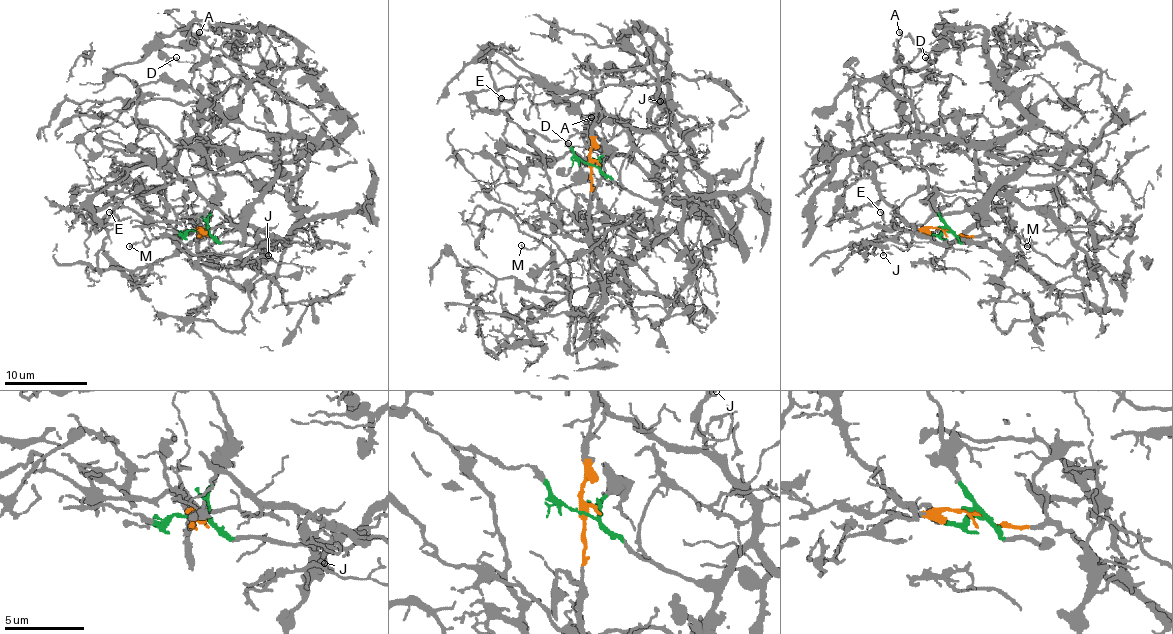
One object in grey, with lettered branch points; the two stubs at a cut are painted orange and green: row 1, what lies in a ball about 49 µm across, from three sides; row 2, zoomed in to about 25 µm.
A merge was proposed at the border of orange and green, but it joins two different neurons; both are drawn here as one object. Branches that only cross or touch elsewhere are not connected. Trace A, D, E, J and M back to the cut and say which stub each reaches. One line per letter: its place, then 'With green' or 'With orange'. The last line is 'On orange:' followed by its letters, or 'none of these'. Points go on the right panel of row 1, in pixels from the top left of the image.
A: Place: (899, 32). With green
D: Place: (925, 57). With green
E: Place: (880, 212). With orange
J: Place: (883, 255). With green
M: Place: (1027, 246). With orange
On orange: E, M

